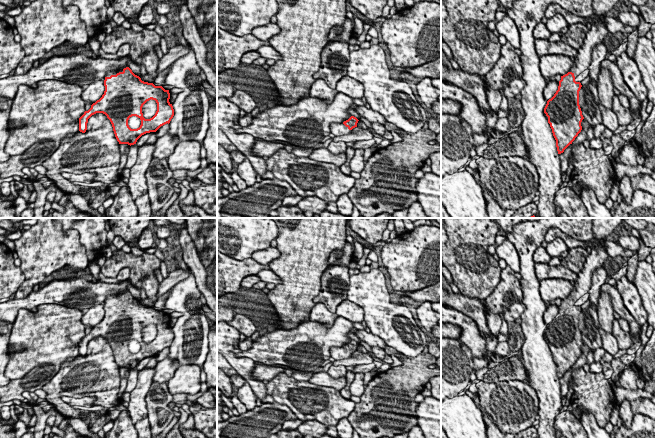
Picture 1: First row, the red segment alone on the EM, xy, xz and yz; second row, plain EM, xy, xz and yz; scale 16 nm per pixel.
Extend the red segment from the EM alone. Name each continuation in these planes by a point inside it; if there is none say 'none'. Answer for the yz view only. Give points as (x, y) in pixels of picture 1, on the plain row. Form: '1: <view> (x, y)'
1: yz (598, 255)

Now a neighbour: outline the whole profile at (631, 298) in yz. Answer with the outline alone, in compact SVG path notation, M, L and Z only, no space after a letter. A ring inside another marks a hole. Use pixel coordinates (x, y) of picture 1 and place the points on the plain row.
M623 276L616 280L615 287L621 295L624 306L635 318L642 331L642 326L648 322L648 316L636 286Z

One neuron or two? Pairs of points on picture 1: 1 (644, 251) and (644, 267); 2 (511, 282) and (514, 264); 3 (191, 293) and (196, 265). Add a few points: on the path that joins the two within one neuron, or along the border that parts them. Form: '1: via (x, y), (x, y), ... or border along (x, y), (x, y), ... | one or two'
1: border along (644, 259), (639, 261) | two
2: border along (507, 264), (515, 272) | two
3: border along (183, 257), (193, 275), (196, 287), (201, 293) | two

